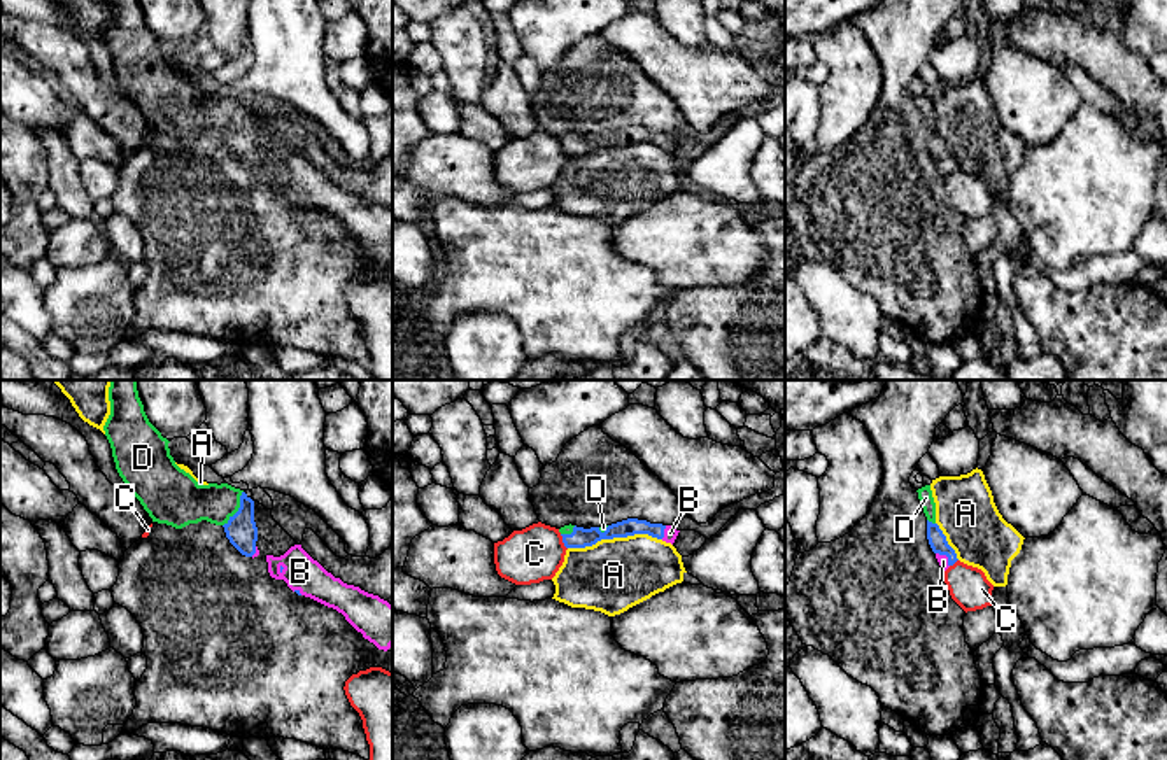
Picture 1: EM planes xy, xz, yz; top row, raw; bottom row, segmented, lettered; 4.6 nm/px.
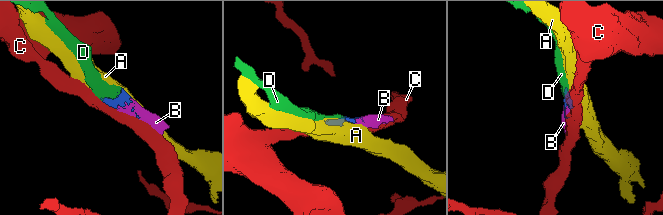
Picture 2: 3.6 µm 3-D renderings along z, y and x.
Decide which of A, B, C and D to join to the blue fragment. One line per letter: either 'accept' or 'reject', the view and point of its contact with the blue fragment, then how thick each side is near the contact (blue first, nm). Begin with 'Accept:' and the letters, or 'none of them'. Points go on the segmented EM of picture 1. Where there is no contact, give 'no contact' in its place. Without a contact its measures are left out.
Accept: B, D
A: reject | xz (614, 536) | 90/340 nm
B: accept | xz (663, 533) | 80/60 nm
C: reject | xz (563, 541) | 90/260 nm
D: accept | xy (239, 508) | 140/200 nm

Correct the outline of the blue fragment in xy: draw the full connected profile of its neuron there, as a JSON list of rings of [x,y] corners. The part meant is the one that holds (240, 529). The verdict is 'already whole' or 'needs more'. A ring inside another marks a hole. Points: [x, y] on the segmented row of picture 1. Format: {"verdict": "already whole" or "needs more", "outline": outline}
{"verdict": "needs more", "outline": [[[110,380],[110,415],[103,426],[116,469],[152,522],[182,529],[207,520],[223,525],[230,543],[258,557],[254,501],[228,483],[200,485],[170,455],[168,440],[149,422],[137,380]]]}

